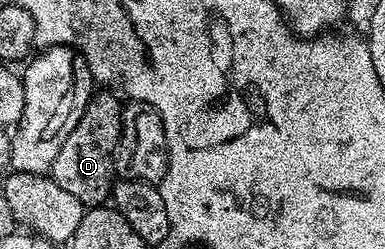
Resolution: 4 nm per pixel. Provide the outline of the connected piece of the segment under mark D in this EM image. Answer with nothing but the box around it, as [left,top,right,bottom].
[49,91,122,207]

